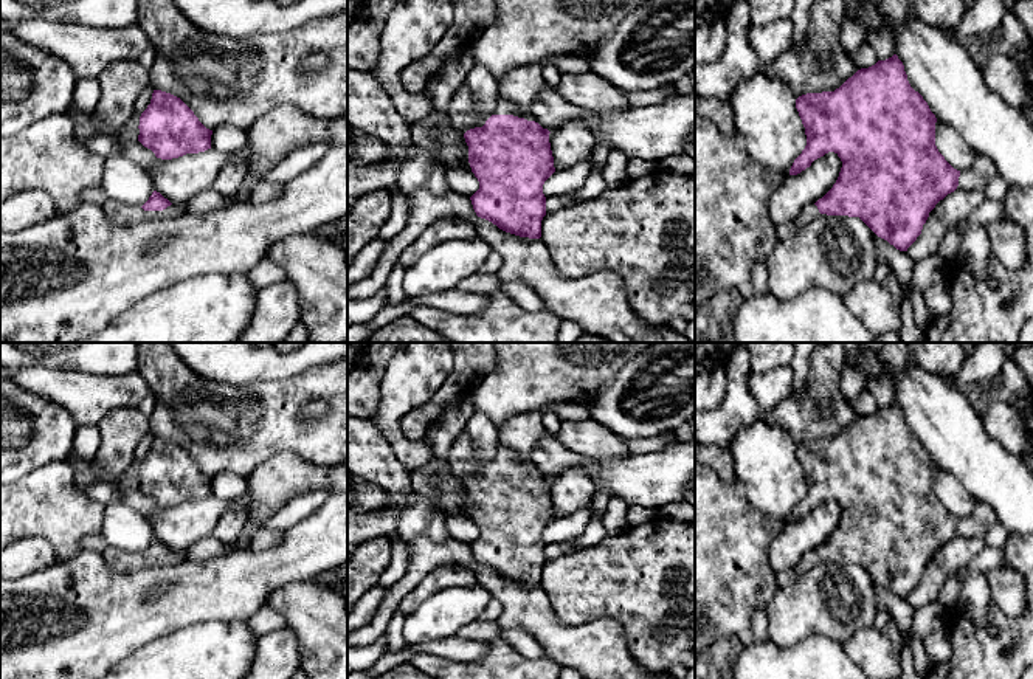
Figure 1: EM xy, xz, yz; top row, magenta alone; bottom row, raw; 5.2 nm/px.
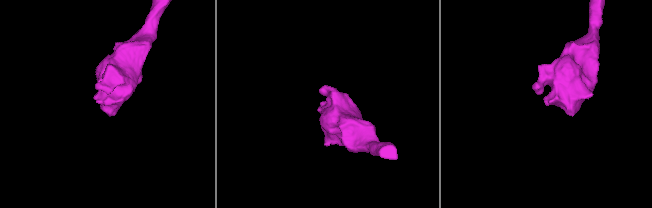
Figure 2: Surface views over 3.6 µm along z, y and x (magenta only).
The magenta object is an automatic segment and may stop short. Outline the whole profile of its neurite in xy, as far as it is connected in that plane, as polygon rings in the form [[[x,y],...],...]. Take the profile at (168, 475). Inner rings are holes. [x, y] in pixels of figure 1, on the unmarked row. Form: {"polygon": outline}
{"polygon": [[[154,437],[138,476],[138,488],[161,507],[211,496],[212,477],[180,445],[161,437]]]}

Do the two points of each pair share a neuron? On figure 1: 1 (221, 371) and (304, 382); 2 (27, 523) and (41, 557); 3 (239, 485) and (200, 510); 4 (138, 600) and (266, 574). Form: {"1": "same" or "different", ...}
{"1": "different", "2": "different", "3": "different", "4": "same"}

